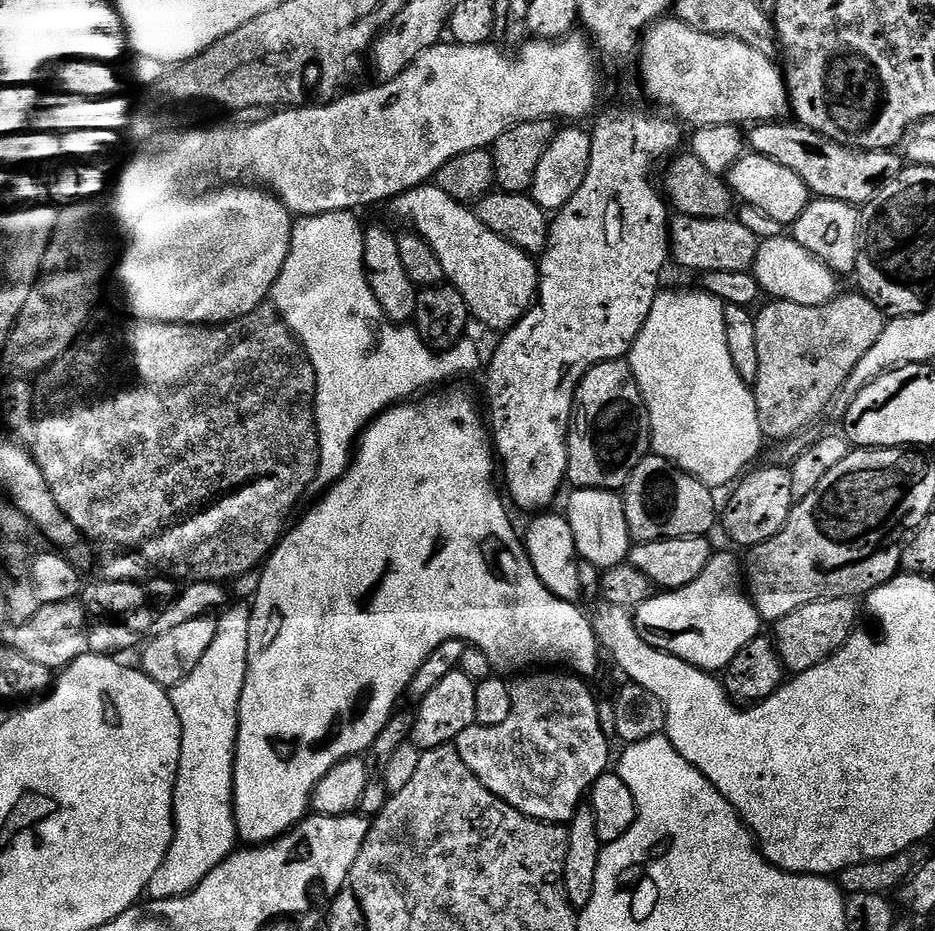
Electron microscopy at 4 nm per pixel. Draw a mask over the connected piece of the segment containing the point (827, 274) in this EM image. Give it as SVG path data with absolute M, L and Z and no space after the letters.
M785 234L778 238L763 241L756 255L754 275L765 293L769 292L772 300L798 302L798 306L822 306L831 304L837 299L837 273L831 272L827 266L810 250L803 248L791 235Z

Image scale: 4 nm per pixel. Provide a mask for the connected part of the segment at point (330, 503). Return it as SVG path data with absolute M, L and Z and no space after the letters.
M444 392L444 393L442 393L442 394L441 394L441 396L432 396L432 397L430 397L430 398L429 398L429 400L424 400L424 401L422 401L422 402L421 402L421 404L416 404L416 403L417 403L417 402L401 402L401 403L399 403L399 404L397 404L397 405L396 405L396 407L394 407L394 408L390 408L390 409L388 409L388 411L386 411L386 412L384 412L384 413L382 413L382 414L381 414L381 416L378 416L378 417L376 417L376 419L375 419L375 420L373 420L373 421L372 421L372 423L371 423L371 424L369 424L369 425L368 425L368 427L367 427L367 428L365 428L365 429L364 429L364 431L363 431L363 433L362 433L362 435L361 435L361 437L360 437L360 439L359 439L359 441L358 441L358 447L357 447L357 448L356 448L356 449L355 449L355 452L354 452L354 455L353 455L353 457L352 457L352 466L351 466L351 468L349 468L349 469L348 469L348 473L346 473L346 475L344 475L344 476L343 476L343 478L342 478L342 479L341 479L341 480L339 480L339 482L337 482L337 483L336 483L336 484L334 484L334 485L332 485L332 487L331 487L331 488L329 488L329 489L327 489L327 491L325 491L325 492L324 492L324 493L323 493L323 495L324 495L324 497L322 497L322 498L321 498L321 500L320 500L320 502L321 502L321 504L320 504L320 505L318 505L318 506L317 506L317 508L316 508L316 509L314 509L314 510L313 510L313 512L312 512L312 514L311 514L311 515L310 515L310 516L309 516L309 517L308 517L308 518L307 518L307 519L306 519L306 520L305 520L305 521L304 521L304 522L303 522L303 523L302 523L302 524L300 524L300 525L298 525L298 526L297 526L297 528L296 528L296 529L294 529L294 530L293 530L293 532L292 532L292 529L291 529L291 531L289 531L289 532L288 532L288 533L287 533L287 535L285 535L285 536L284 536L284 537L283 537L283 539L281 539L281 541L280 541L280 543L279 543L279 544L277 544L277 545L276 545L276 551L275 551L275 552L273 552L273 553L272 553L272 555L271 555L271 556L269 556L269 557L268 557L268 559L267 559L267 561L266 561L266 563L265 563L265 564L264 564L264 565L263 565L263 568L262 568L262 573L263 573L263 572L264 572L264 577L262 577L262 578L261 578L261 580L260 580L260 589L258 589L258 590L257 590L257 592L256 592L256 604L255 604L255 603L253 603L253 604L252 604L252 605L251 605L251 609L252 609L252 625L251 625L251 626L250 626L250 642L249 642L249 643L248 643L248 673L247 673L247 674L246 674L246 686L245 686L245 687L244 687L244 690L243 690L243 696L242 696L242 702L241 702L241 703L240 703L240 729L239 729L239 730L238 730L238 738L237 738L237 739L236 739L236 770L235 770L235 786L236 786L236 790L235 790L235 798L236 798L236 826L237 826L237 834L238 834L238 836L239 836L239 839L240 839L240 840L241 840L241 841L243 841L243 843L244 843L244 844L245 844L245 845L248 845L248 846L259 846L259 845L261 845L261 844L271 844L271 843L272 843L272 841L274 841L274 840L276 840L276 839L277 839L277 838L278 838L278 837L280 837L280 836L285 836L285 834L286 834L286 833L288 833L288 832L290 832L290 831L292 831L292 829L293 829L293 828L295 828L295 827L296 827L296 825L297 825L297 824L299 824L299 823L300 823L300 821L301 821L301 820L303 820L303 819L305 819L305 817L307 817L307 816L308 816L308 815L309 815L309 812L310 812L310 805L311 805L311 804L312 804L312 803L313 803L313 800L314 800L314 793L315 793L315 790L316 790L316 787L317 787L317 786L318 786L318 784L319 784L319 783L320 783L320 782L322 782L322 778L326 778L326 774L330 774L330 770L334 770L334 766L338 766L338 764L339 764L339 763L340 763L340 762L342 762L342 761L343 761L343 760L348 760L348 759L350 759L350 758L351 758L351 757L352 757L352 756L360 756L360 755L361 755L361 754L364 754L364 753L367 753L367 752L368 752L368 751L369 751L369 749L371 749L371 747L372 747L372 743L373 743L373 742L374 742L374 738L378 738L378 734L382 734L382 730L383 730L383 729L384 729L384 728L385 728L385 726L386 726L386 725L387 725L387 724L388 724L388 719L390 719L390 717L392 717L392 716L393 716L393 714L394 714L394 713L395 713L395 712L396 712L396 711L397 711L397 708L398 708L398 705L396 705L396 703L398 703L398 702L399 702L399 700L400 700L400 695L401 695L401 696L402 696L402 697L403 697L403 696L404 696L404 695L405 695L405 693L407 693L407 690L408 690L408 684L409 684L409 682L410 682L410 681L412 681L412 679L413 679L413 678L414 678L414 674L415 674L415 673L416 673L416 672L417 672L417 671L418 671L418 670L419 670L419 669L420 669L420 667L421 667L421 666L422 666L422 662L423 662L423 661L424 661L424 660L425 660L425 659L426 659L426 658L427 658L427 656L429 656L429 654L431 654L431 652L433 652L433 650L435 650L435 648L437 648L437 647L438 647L438 646L442 646L442 642L446 642L446 641L447 641L447 640L462 640L462 641L465 641L465 642L467 642L467 643L468 643L468 644L469 644L469 645L471 645L471 647L474 647L474 648L481 648L481 649L482 649L482 651L483 651L483 652L485 652L485 654L487 654L487 656L488 656L488 657L489 657L489 658L490 658L490 662L491 662L491 663L492 663L492 667L493 667L493 669L495 669L495 671L496 671L496 672L497 672L497 673L500 673L500 674L508 674L508 673L504 673L504 672L516 672L516 673L515 673L515 674L520 674L520 673L523 673L523 672L524 672L524 671L525 671L525 670L532 670L532 669L535 669L535 668L536 668L536 667L537 667L537 666L544 666L544 665L548 665L548 666L563 666L563 667L564 667L564 668L565 668L565 669L568 669L568 670L571 670L571 671L572 671L572 672L573 672L573 673L575 673L575 675L577 675L577 676L579 676L579 677L581 677L581 678L592 678L592 675L594 675L594 674L595 674L595 672L596 672L596 667L598 667L598 666L599 666L599 664L600 664L600 656L601 656L601 652L602 652L602 649L601 649L601 647L600 647L600 645L599 645L599 643L598 643L598 641L597 641L597 638L596 638L596 632L595 632L595 630L594 630L594 629L592 629L592 621L591 621L591 619L589 619L589 617L588 617L588 616L587 616L587 615L586 615L586 612L585 612L585 616L584 616L584 612L583 612L583 610L582 610L582 609L580 609L580 608L579 608L579 607L580 607L580 606L581 606L581 605L580 605L580 604L579 604L579 603L576 603L576 602L573 602L573 601L571 601L571 600L563 600L563 599L562 599L562 598L558 598L558 597L557 597L557 596L555 596L555 595L554 595L554 594L550 594L550 590L546 590L546 586L545 586L545 585L544 585L544 583L543 583L543 582L542 582L542 578L538 578L538 574L537 574L537 573L536 573L536 571L535 571L535 570L534 570L534 566L533 566L533 565L532 565L532 563L531 563L531 562L530 562L530 558L529 558L529 557L528 557L528 552L527 552L527 550L525 550L525 548L524 548L524 541L523 541L523 539L522 539L522 536L521 536L521 533L520 533L520 532L519 532L519 531L518 531L518 532L517 532L517 533L516 533L516 528L515 528L515 526L514 526L514 525L512 525L512 516L511 516L511 514L510 514L510 513L508 513L508 508L509 508L509 505L508 505L508 504L507 504L507 503L506 503L506 500L505 500L505 497L504 497L504 496L503 496L503 495L502 495L502 492L501 492L501 496L502 496L502 497L500 497L500 492L499 492L499 490L498 490L498 489L496 489L496 480L497 480L497 484L498 484L498 456L497 456L497 453L496 453L496 452L495 452L495 451L494 451L494 437L493 437L493 435L492 435L492 433L491 433L491 431L490 431L490 428L489 428L489 425L488 425L488 424L487 424L487 423L485 423L485 421L484 421L484 424L483 424L483 422L482 422L482 421L480 421L480 412L479 412L479 410L478 410L478 409L476 409L476 404L475 404L475 402L474 402L474 401L472 401L472 400L471 400L471 398L470 398L470 397L468 397L468 396L467 396L467 394L466 394L466 393L464 393L464 392Z

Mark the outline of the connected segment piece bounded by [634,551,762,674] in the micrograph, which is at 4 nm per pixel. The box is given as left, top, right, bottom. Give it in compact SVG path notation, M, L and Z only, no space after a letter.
M730 552L713 553L706 570L686 587L655 593L634 612L639 636L650 646L682 658L709 674L723 671L738 650L761 635L762 621L744 585L742 562Z

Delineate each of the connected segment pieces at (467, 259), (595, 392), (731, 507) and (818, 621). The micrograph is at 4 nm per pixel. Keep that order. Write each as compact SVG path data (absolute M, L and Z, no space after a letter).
M432 182L422 184L419 188L412 188L397 196L391 201L390 208L396 211L398 219L416 227L413 228L415 235L421 236L438 254L447 283L458 289L462 298L466 298L469 313L475 319L477 316L486 327L493 328L496 334L503 334L513 328L536 303L540 291L537 261L518 246L506 242L506 238L494 234L494 230L486 227L469 205L459 204L457 200L450 198L450 194L446 194L446 190L436 187Z
M627 359L595 364L576 391L574 423L568 437L568 479L573 489L623 489L634 470L652 452L650 414Z
M784 466L771 467L760 468L757 472L749 471L731 489L733 492L732 497L728 500L728 505L725 508L723 505L722 528L724 524L729 538L741 550L753 548L770 538L774 538L774 534L778 534L782 530L782 526L786 526L786 522L792 513L792 505L796 503L794 485L790 482L789 469Z
M851 596L819 600L810 602L794 610L794 614L786 614L786 618L775 621L774 643L785 669L789 673L799 674L832 657L852 637L852 633L857 631L856 619L859 618L860 612L862 616L862 608L856 604L859 603Z

